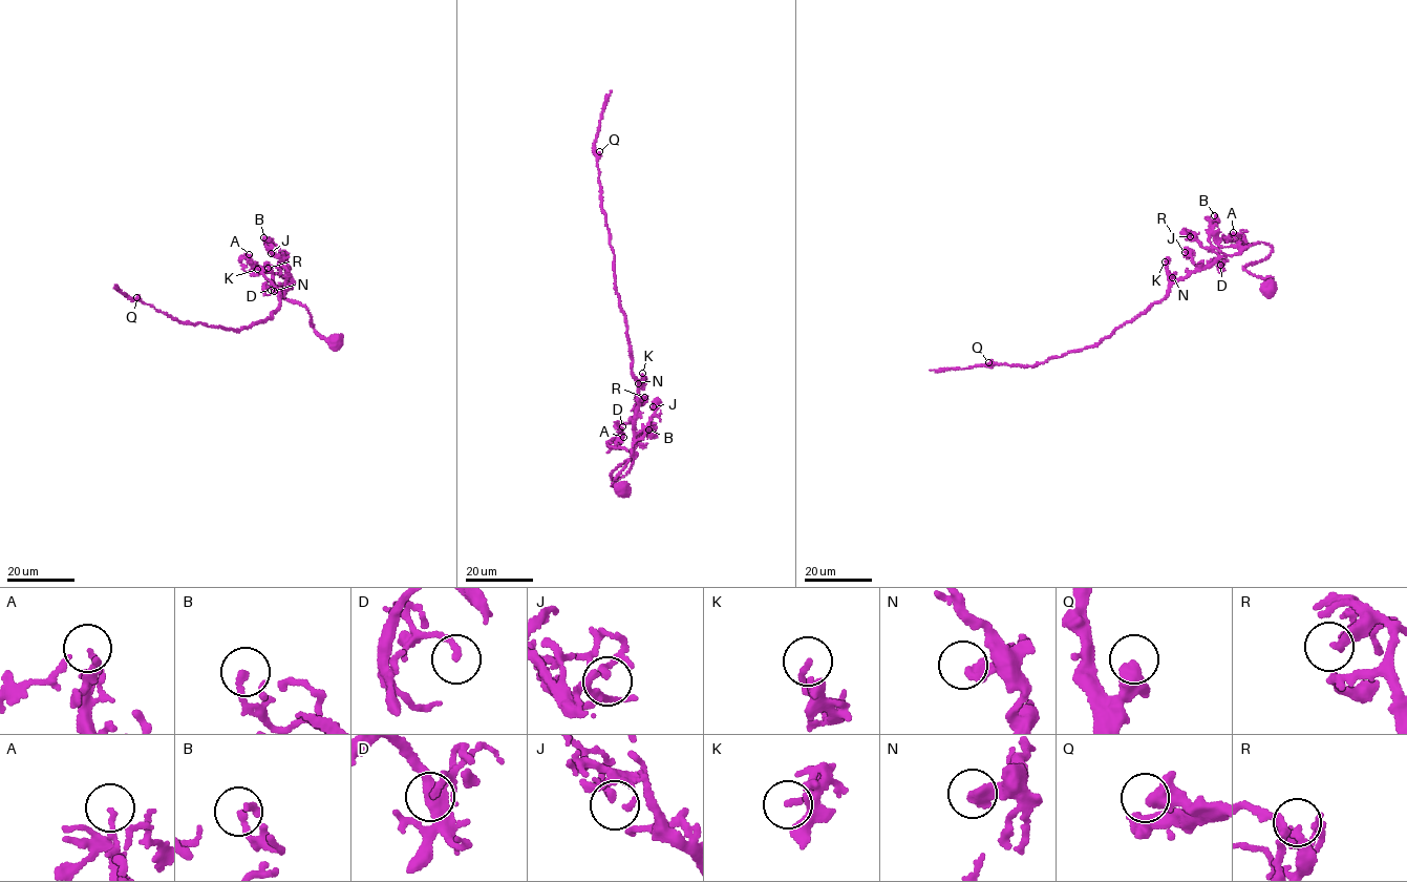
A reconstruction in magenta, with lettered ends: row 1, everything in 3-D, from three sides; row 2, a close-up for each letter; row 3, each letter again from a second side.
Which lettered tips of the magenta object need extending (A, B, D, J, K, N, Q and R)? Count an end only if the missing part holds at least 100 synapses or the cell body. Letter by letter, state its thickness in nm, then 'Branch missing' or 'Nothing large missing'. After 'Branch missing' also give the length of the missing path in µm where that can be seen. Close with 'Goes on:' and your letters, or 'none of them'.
A: Thickness 120 nm. Nothing large missing
B: Thickness 190 nm. Nothing large missing
D: Thickness 170 nm. Nothing large missing
J: Thickness 180 nm. Nothing large missing
K: Thickness 200 nm. Nothing large missing
N: Thickness 280 nm. Nothing large missing
Q: Thickness 550 nm. Nothing large missing
R: Thickness 240 nm. Nothing large missing
Goes on: none of them

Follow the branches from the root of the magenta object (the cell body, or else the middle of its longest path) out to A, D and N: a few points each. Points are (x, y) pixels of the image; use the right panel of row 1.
A: (1266, 288), (1271, 277), (1243, 268), (1271, 247), (1237, 248), (1246, 245), (1233, 232)
D: (1266, 288), (1271, 277), (1243, 268), (1270, 254), (1264, 243), (1203, 267), (1214, 258), (1223, 259), (1220, 265)
N: (1266, 288), (1271, 277), (1243, 268), (1271, 253), (1271, 247), (1259, 242), (1171, 281), (1172, 277)

